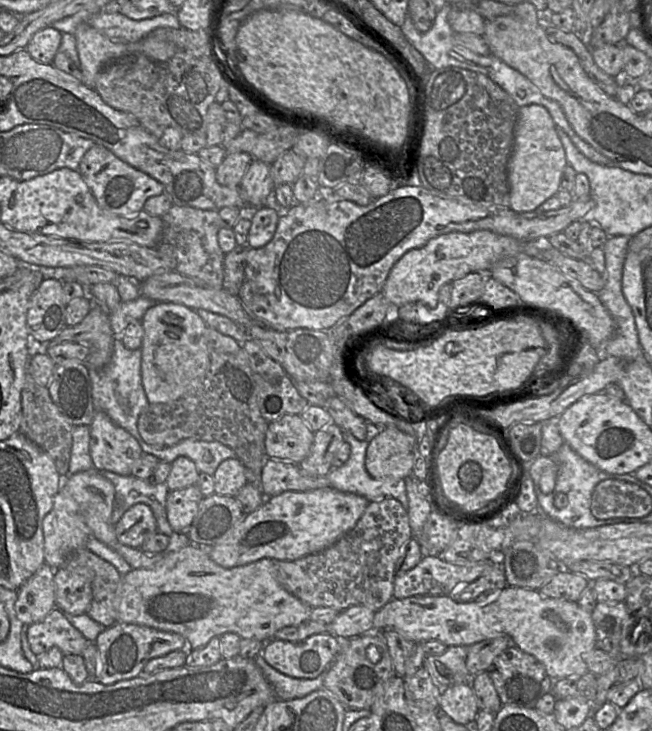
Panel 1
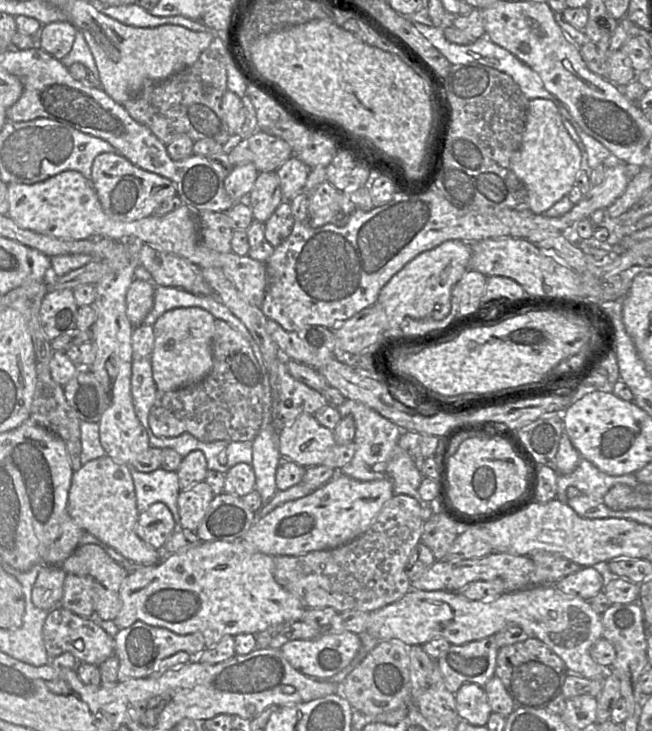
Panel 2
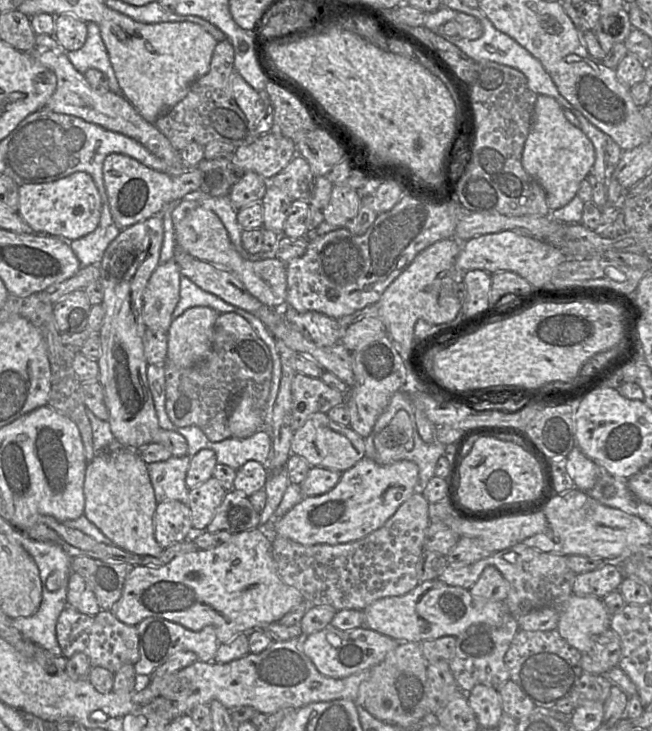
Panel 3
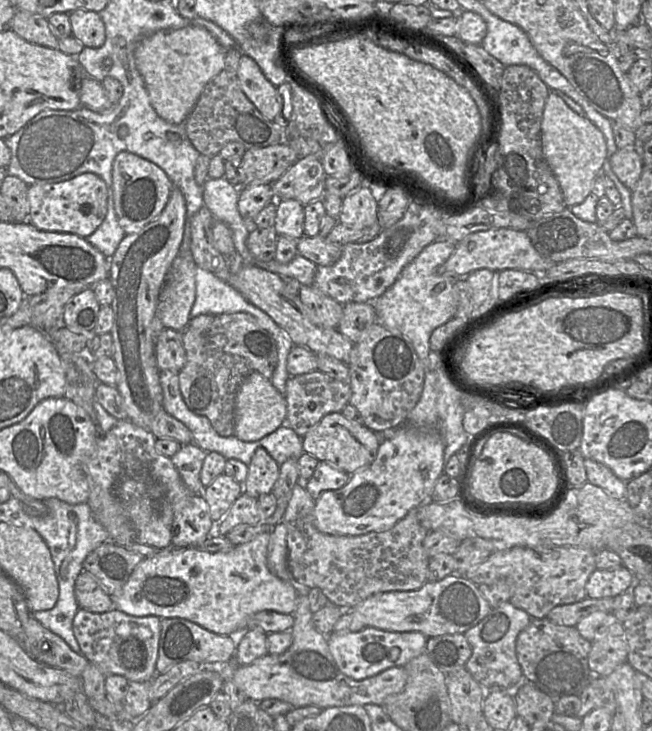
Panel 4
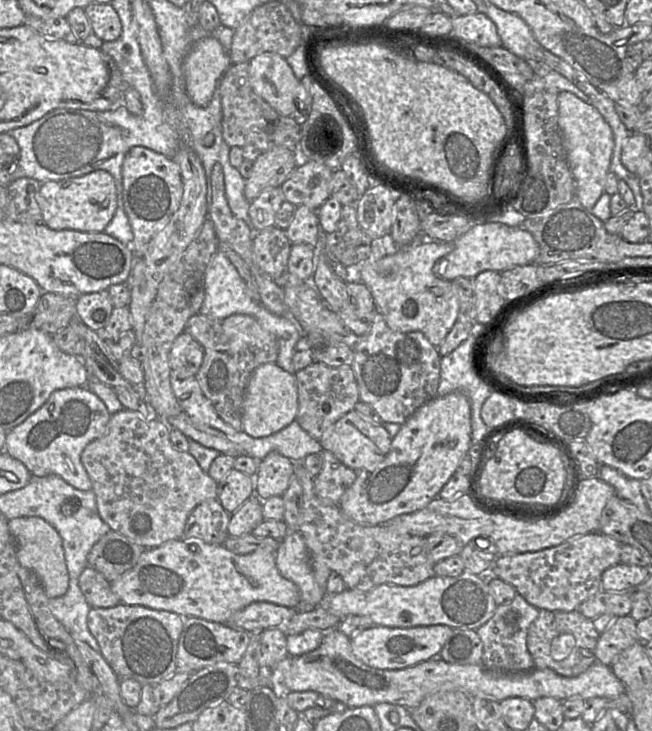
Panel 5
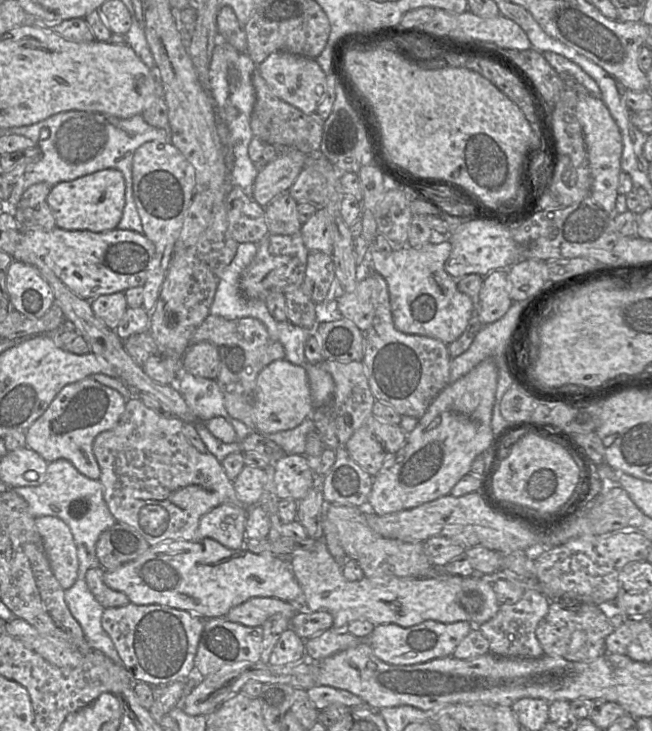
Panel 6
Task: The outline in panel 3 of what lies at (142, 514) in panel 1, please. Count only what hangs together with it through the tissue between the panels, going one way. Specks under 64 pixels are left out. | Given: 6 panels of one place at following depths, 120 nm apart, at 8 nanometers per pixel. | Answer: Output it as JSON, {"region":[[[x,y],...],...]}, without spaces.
{"region":[[[178,501],[158,503],[154,528],[155,539],[163,549],[184,541],[194,531],[189,506]]]}

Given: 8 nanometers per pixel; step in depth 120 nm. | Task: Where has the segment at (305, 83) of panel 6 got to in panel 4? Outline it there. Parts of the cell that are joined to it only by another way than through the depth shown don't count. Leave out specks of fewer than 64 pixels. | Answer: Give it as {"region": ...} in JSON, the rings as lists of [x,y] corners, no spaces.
{"region":[[[242,55],[238,68],[238,80],[244,94],[265,118],[273,121],[281,114],[282,99],[278,87],[265,77],[253,58]]]}

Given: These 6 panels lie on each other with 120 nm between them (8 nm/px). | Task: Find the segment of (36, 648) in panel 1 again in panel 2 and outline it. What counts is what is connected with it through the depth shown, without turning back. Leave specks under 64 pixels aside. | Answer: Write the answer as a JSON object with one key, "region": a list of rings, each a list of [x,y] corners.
{"region":[[[63,607],[50,611],[43,625],[42,635],[50,660],[69,652],[79,662],[99,666],[114,655],[114,637],[99,626],[96,618],[83,618]]]}

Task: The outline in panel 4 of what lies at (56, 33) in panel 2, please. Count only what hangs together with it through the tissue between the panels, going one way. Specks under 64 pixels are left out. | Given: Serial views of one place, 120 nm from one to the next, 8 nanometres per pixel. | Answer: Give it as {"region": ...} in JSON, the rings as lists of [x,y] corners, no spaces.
{"region":[[[78,9],[69,14],[72,37],[79,40],[84,47],[101,47],[106,39],[105,25],[94,11]]]}

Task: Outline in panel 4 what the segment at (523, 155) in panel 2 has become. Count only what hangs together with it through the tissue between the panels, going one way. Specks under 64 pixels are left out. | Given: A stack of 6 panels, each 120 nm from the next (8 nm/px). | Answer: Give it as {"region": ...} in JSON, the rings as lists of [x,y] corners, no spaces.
{"region":[[[550,92],[541,122],[543,156],[559,182],[565,206],[582,203],[591,194],[595,178],[600,174],[607,155],[603,133],[588,118],[572,110],[555,92]]]}

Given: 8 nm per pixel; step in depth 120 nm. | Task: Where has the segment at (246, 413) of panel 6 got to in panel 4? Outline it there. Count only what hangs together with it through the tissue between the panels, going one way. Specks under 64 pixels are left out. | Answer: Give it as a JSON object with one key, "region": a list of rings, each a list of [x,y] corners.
{"region":[[[247,313],[215,316],[206,334],[183,330],[186,362],[179,371],[179,387],[187,407],[209,419],[222,437],[234,434],[234,411],[237,392],[244,380],[258,372],[271,379],[277,365],[277,345],[272,335]]]}

